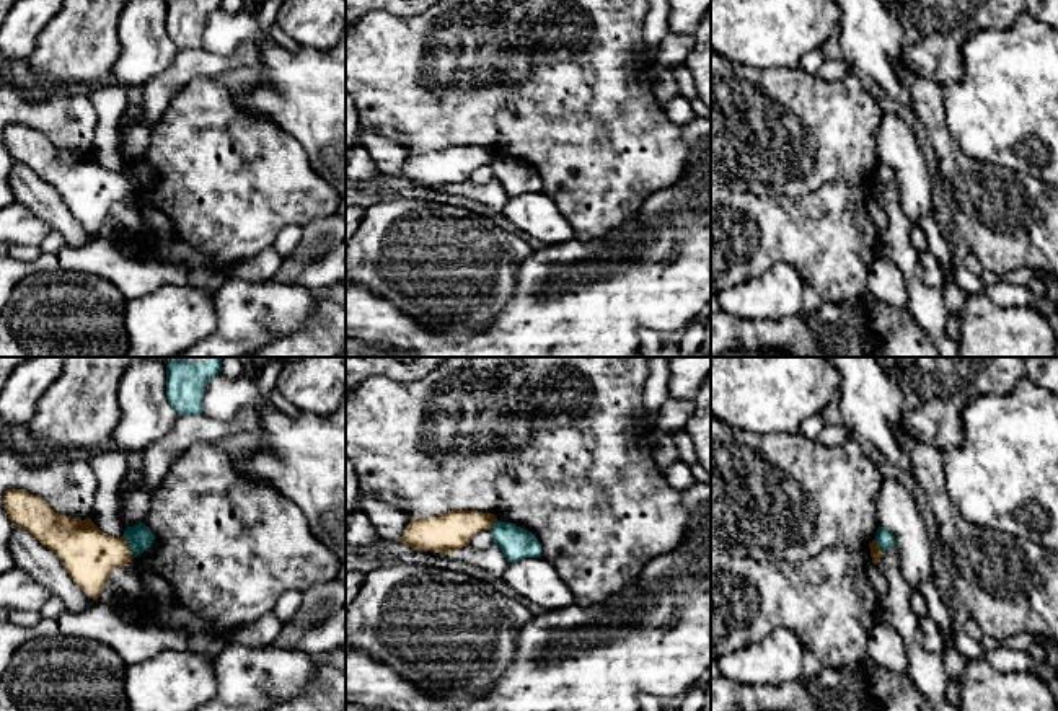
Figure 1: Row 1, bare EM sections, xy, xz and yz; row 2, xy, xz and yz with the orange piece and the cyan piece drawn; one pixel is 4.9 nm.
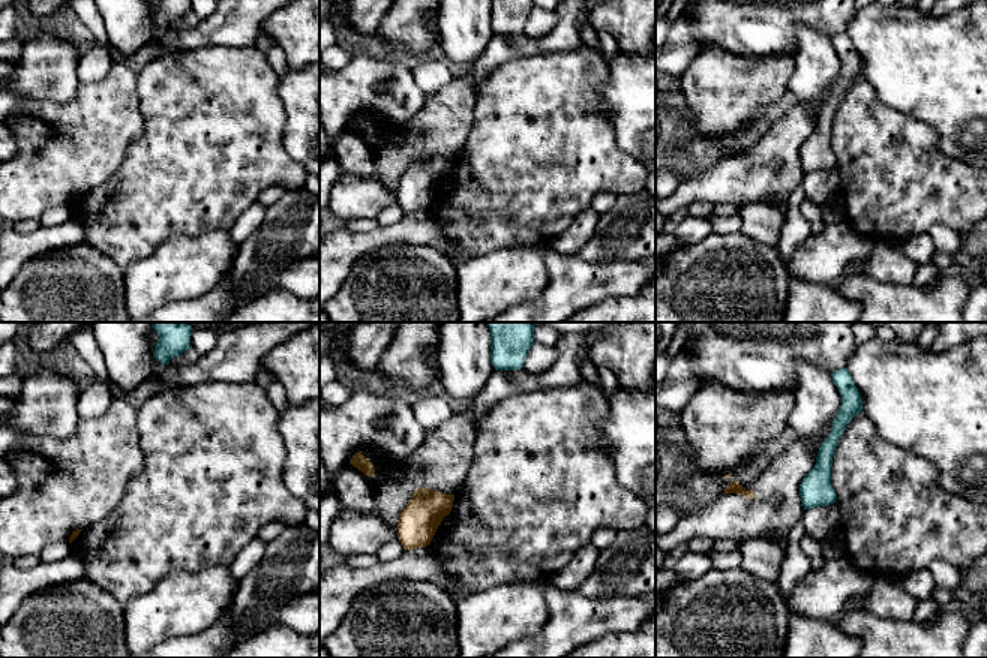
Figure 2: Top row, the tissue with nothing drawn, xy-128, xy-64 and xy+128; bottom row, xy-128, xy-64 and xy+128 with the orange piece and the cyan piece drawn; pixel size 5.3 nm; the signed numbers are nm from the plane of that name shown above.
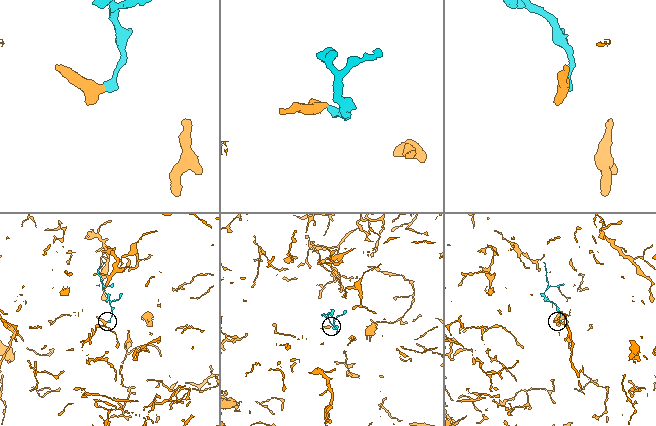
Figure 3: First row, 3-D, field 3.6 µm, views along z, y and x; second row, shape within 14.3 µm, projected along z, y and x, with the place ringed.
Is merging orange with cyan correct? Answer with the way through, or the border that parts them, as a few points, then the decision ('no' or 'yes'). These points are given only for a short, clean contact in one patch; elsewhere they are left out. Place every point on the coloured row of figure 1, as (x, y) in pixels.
border xy (123, 537), (134, 556); no

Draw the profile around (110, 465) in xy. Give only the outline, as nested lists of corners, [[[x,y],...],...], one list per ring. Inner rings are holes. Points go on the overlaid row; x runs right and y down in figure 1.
[[[109,444],[106,448],[90,452],[88,463],[98,479],[88,517],[108,537],[121,538],[126,525],[117,512],[117,491],[129,470],[127,457]]]

